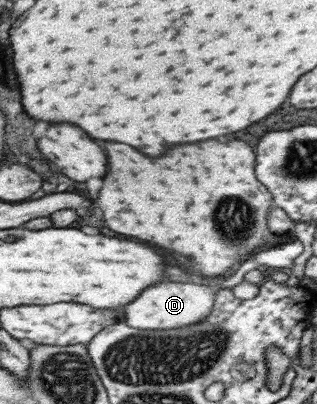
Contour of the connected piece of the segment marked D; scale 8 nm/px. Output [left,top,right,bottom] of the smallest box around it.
[121,281,217,330]

